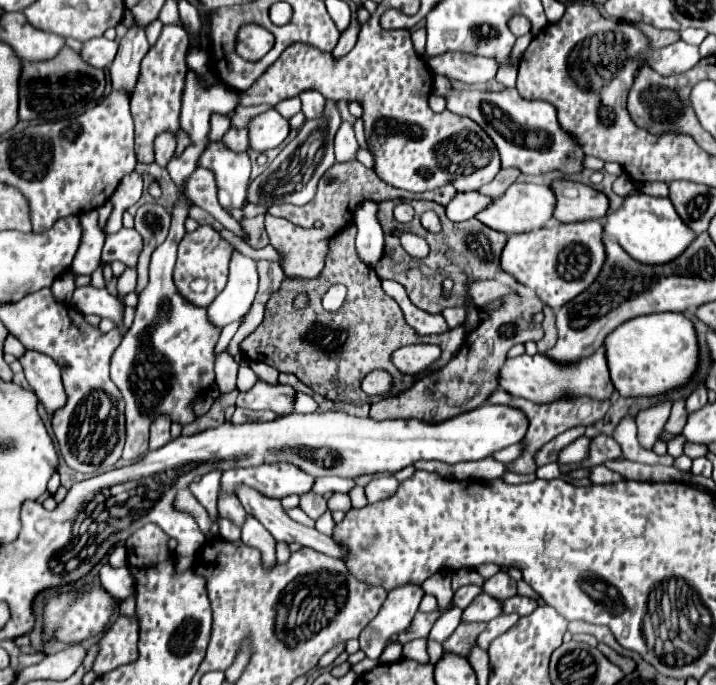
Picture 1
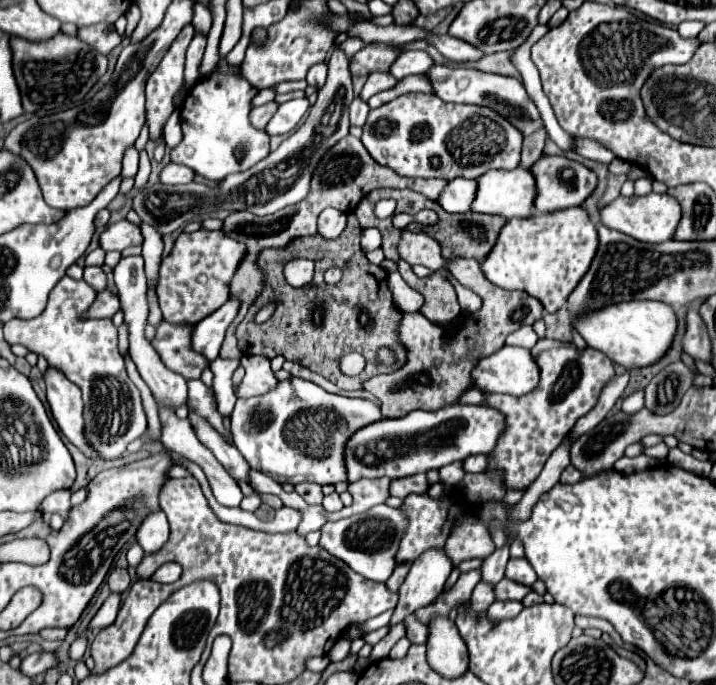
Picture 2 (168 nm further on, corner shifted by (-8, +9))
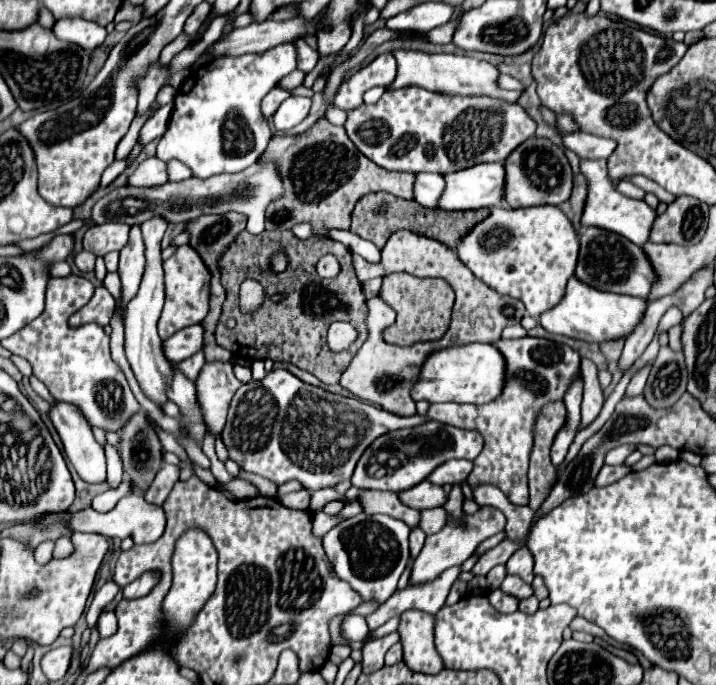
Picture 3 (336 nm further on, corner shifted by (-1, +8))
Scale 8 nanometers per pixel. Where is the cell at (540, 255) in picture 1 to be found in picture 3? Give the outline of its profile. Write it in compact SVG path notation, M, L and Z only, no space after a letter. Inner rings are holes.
M496 206L490 210L490 216L476 224L458 244L460 260L476 278L500 294L522 300L536 320L540 312L554 308L564 296L566 282L574 276L578 252L578 234L560 206L530 206L516 210Z

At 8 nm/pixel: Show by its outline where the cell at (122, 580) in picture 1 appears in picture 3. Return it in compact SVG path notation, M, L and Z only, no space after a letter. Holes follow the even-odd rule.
M102 612L100 618L98 618L96 628L98 628L98 632L100 632L102 638L112 636L112 632L116 632L116 628L118 628L118 626L116 626L116 616L114 616L114 612Z

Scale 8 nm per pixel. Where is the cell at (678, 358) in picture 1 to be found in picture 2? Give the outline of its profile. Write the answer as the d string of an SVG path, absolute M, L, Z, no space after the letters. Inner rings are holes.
M625 301L581 313L573 319L573 327L587 341L589 347L603 351L611 361L623 365L625 369L639 369L655 363L665 355L673 341L677 319L673 307L667 303Z

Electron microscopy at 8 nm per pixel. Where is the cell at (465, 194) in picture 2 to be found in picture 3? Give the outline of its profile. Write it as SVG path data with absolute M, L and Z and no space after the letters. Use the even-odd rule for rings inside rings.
M416 174L414 200L424 208L440 208L440 196L444 194L444 176L440 174Z

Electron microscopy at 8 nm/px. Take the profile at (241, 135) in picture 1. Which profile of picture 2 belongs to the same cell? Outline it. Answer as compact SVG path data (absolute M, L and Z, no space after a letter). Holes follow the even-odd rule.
M275 101L265 103L265 105L261 105L261 107L255 107L255 109L251 111L251 123L253 123L253 127L265 129L267 123L269 123L269 119L275 115L277 107L279 107L279 103L275 103Z

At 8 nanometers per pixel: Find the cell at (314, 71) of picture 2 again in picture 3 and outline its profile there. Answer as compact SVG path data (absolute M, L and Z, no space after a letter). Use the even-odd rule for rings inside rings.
M296 40L296 42L294 42L294 46L298 48L298 70L302 70L304 74L312 72L312 70L316 68L318 60L320 60L318 52L316 52L316 50L312 50L304 40Z

